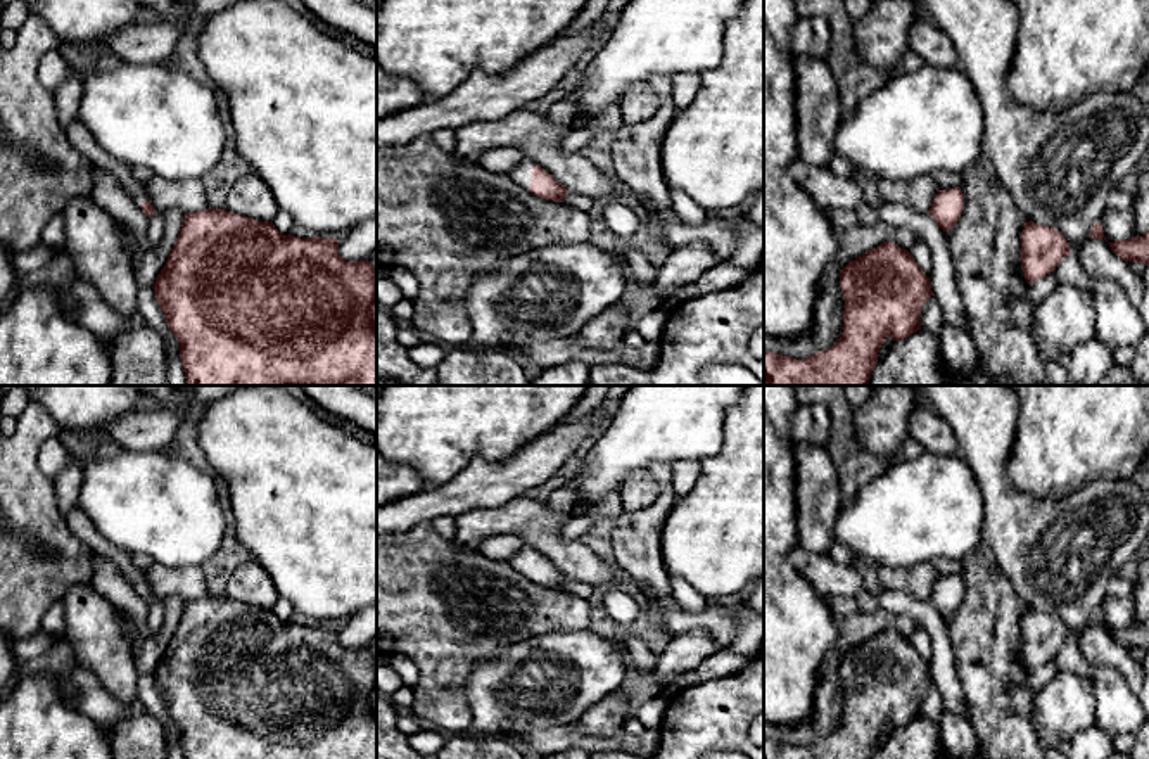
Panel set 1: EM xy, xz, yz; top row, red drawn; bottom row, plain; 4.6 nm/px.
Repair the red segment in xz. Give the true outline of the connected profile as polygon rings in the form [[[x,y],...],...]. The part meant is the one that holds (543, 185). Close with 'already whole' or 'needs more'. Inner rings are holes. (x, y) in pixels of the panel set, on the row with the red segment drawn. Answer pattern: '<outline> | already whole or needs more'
[[[527,157],[510,169],[508,175],[520,188],[546,201],[562,202],[568,194],[568,190],[558,183],[553,175],[546,173]]] | needs more

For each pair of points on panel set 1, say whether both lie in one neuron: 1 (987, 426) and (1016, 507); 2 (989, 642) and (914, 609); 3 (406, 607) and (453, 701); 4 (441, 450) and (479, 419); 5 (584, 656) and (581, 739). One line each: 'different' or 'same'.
1: same
2: different
3: same
4: same
5: different

